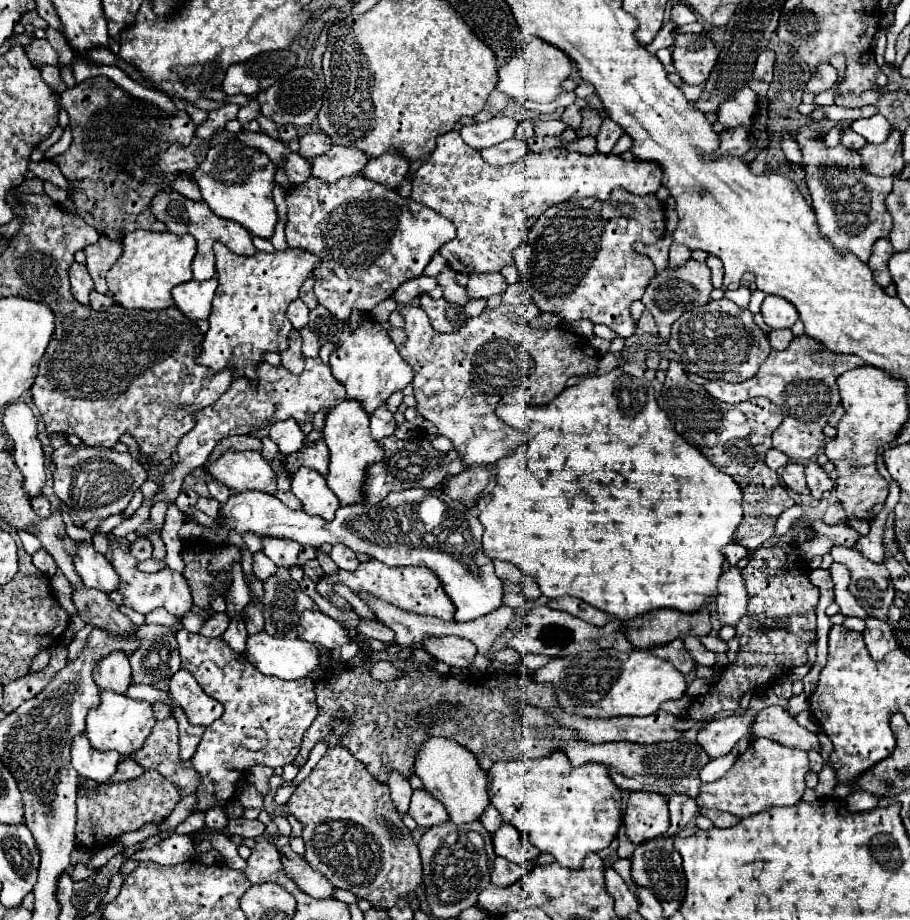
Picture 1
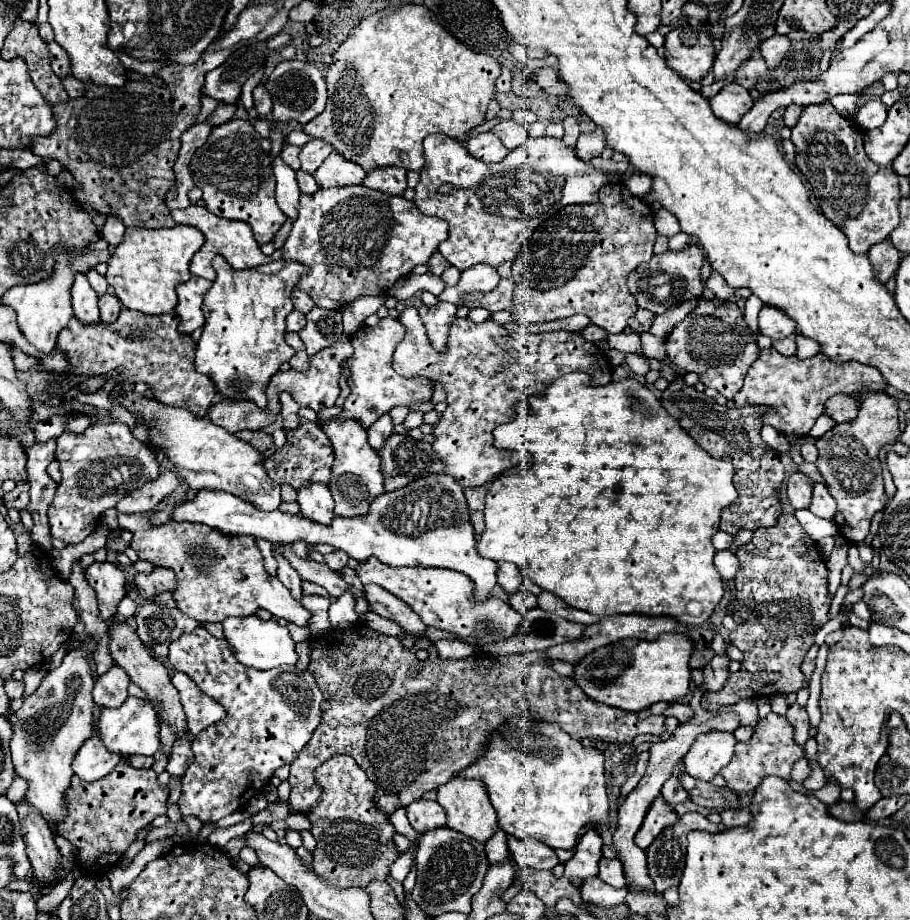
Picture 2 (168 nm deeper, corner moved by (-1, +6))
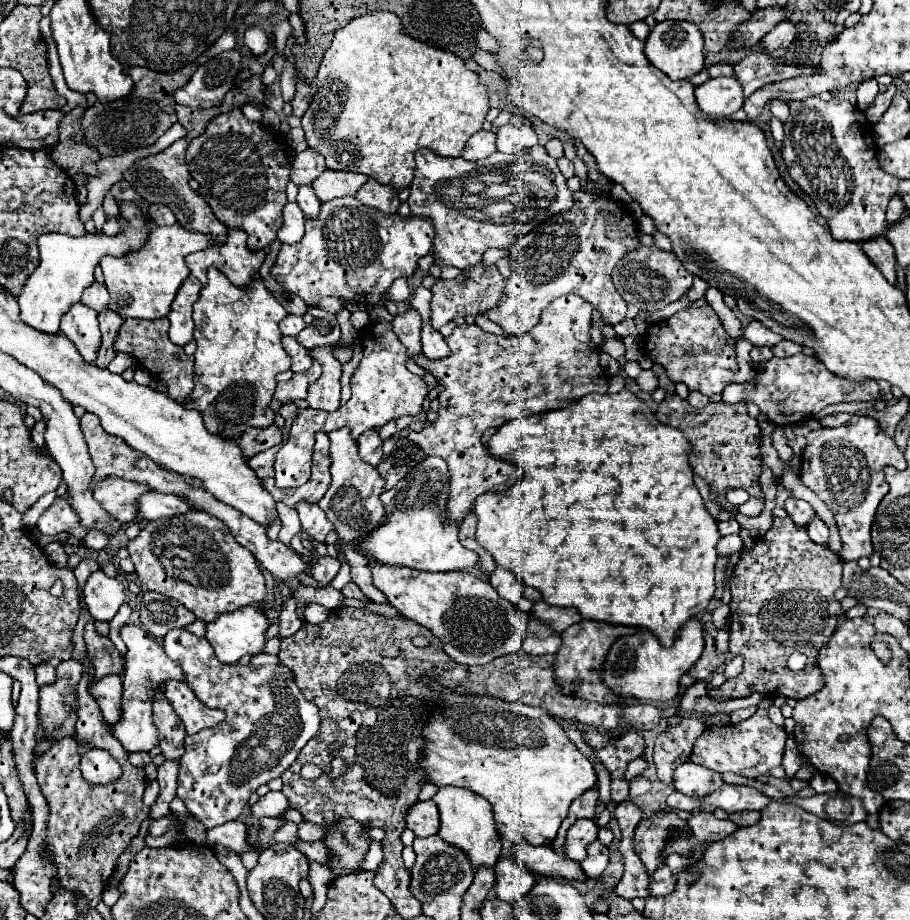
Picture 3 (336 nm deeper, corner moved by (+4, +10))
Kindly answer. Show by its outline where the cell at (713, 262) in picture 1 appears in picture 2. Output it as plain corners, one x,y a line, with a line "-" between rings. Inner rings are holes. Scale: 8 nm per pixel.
718,272
710,274
710,278
706,280
706,288
710,288
718,300
728,300
734,294
734,290
730,290
726,280
722,280
722,276
718,276

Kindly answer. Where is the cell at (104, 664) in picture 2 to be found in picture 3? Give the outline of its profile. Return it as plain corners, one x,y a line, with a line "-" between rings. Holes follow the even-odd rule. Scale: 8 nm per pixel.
87,622
85,626
85,646
89,652
89,658
95,666
95,680
101,680
103,676
109,674
123,674
123,658
117,652
117,648
113,646
111,640
107,640
105,636
99,636
93,628
93,622

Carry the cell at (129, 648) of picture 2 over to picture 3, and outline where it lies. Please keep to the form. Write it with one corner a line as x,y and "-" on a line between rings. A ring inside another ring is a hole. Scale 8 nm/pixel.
161,696
153,704
153,718
159,730
159,748
167,760
181,760
185,754
183,740
187,736
181,720
175,716
171,704

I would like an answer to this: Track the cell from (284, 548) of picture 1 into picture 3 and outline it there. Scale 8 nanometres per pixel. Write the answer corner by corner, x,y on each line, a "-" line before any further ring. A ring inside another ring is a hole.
291,596
289,600
287,600
287,604
285,604
285,610
279,614
279,638
289,638
291,634
295,634
299,628
301,628
301,620
297,618
297,614
295,614
295,598

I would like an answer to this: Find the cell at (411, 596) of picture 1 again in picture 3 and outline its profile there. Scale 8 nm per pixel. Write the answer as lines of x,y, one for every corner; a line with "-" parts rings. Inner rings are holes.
373,564
371,572
373,584
385,592
387,602
405,618
429,628
443,642
447,656
459,664
483,666
495,658
521,650
527,616
503,600
487,580
477,578
467,570
421,572
391,564

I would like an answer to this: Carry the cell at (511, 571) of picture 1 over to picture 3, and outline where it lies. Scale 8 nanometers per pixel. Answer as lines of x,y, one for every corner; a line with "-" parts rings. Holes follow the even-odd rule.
495,568
495,572
491,574
491,580
489,580
489,582
491,582
493,588
497,590
497,594
499,594
501,598
509,600
511,604
517,604
517,602
521,600
521,590
523,590
523,586
521,586
521,582
519,582
509,570
505,570
505,568

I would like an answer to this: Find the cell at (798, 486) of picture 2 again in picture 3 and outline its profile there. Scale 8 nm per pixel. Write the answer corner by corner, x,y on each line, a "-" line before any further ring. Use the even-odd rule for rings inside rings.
787,498
785,510
787,510
789,518
793,518
795,526
801,526
801,528
805,528
805,526
809,524
809,520
813,520
813,516
815,516
815,510
813,510
811,504
807,504
805,500

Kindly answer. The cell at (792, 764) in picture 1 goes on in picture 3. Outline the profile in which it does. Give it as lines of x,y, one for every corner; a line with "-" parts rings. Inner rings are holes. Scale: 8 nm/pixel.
757,710
751,718
739,724
723,724
723,726
707,726
701,736
693,744
693,752
689,756
691,762
711,768
715,772
735,772
747,778
759,778
767,774
771,768
781,766
783,750
785,750
787,734
783,726
777,726
769,720
767,710

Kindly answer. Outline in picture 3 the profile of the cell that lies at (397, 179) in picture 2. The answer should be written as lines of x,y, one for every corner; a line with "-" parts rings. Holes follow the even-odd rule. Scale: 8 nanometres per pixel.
373,178
367,180
367,184
355,194
355,198
369,206
369,208
377,208
379,212
385,212
387,216
389,214
397,214
399,210
399,198
397,198
397,190
391,188
391,186
383,186
379,182
375,182

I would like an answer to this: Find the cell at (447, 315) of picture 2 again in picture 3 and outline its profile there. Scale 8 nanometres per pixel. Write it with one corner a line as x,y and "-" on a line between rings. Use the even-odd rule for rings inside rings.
431,324
423,326
423,330
421,330
421,342
423,342
423,354
429,360
439,360
439,358
449,356
449,346
447,346
445,338
437,330
433,330

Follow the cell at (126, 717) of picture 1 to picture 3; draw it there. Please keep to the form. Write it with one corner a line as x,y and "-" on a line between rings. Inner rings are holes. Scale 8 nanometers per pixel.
125,624
121,628
121,638
127,646
125,654
125,674
123,674
123,716
113,726
113,736
123,744
123,748
131,752
151,752
157,746
157,728
153,724
153,700
161,694
161,688
167,680
185,680
185,674
177,662
173,662
163,646
145,634
139,626

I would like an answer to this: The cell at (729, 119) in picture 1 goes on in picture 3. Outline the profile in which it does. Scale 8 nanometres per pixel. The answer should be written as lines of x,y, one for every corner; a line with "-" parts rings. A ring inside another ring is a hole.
709,78
695,88
695,98
705,114
731,116
743,106
743,90
735,78

